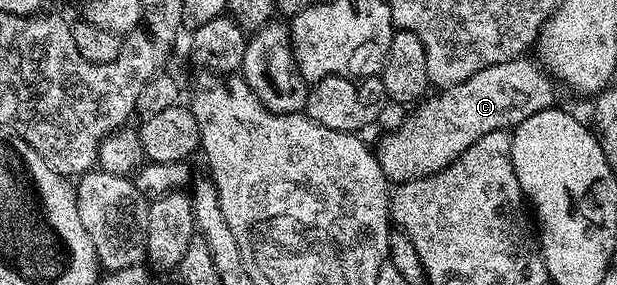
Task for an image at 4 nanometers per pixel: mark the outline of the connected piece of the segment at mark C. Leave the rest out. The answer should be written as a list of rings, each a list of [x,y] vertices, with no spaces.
[[[525,56],[512,59],[508,63],[496,63],[492,67],[484,67],[484,71],[476,71],[464,83],[445,86],[433,97],[427,96],[417,102],[409,110],[410,113],[402,121],[399,129],[394,129],[379,145],[376,145],[376,156],[380,167],[384,171],[387,182],[401,183],[404,181],[417,181],[420,177],[431,177],[455,161],[476,139],[489,133],[500,133],[513,130],[524,119],[536,115],[545,109],[555,108],[559,86],[553,77],[542,68],[537,60],[526,61]]]

